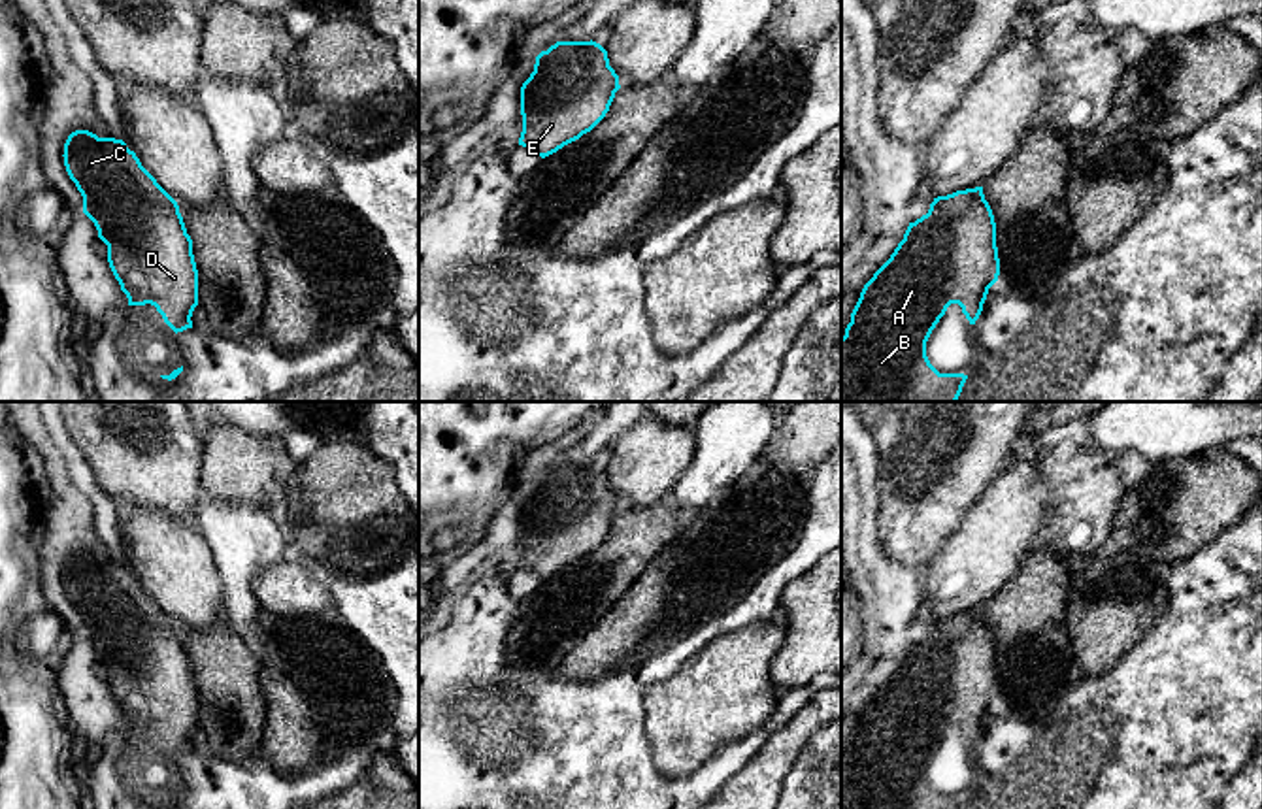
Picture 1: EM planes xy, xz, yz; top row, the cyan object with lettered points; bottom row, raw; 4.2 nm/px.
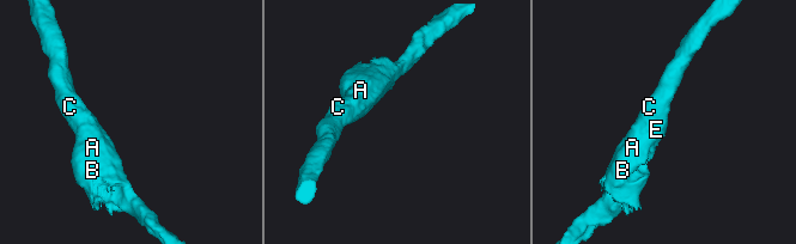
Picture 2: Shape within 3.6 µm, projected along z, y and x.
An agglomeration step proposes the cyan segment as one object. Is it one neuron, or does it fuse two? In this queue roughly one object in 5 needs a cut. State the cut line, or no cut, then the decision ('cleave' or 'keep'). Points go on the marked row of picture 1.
cut none; keep

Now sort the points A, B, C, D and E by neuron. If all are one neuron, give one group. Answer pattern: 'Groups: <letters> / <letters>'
Groups: A B C D E

